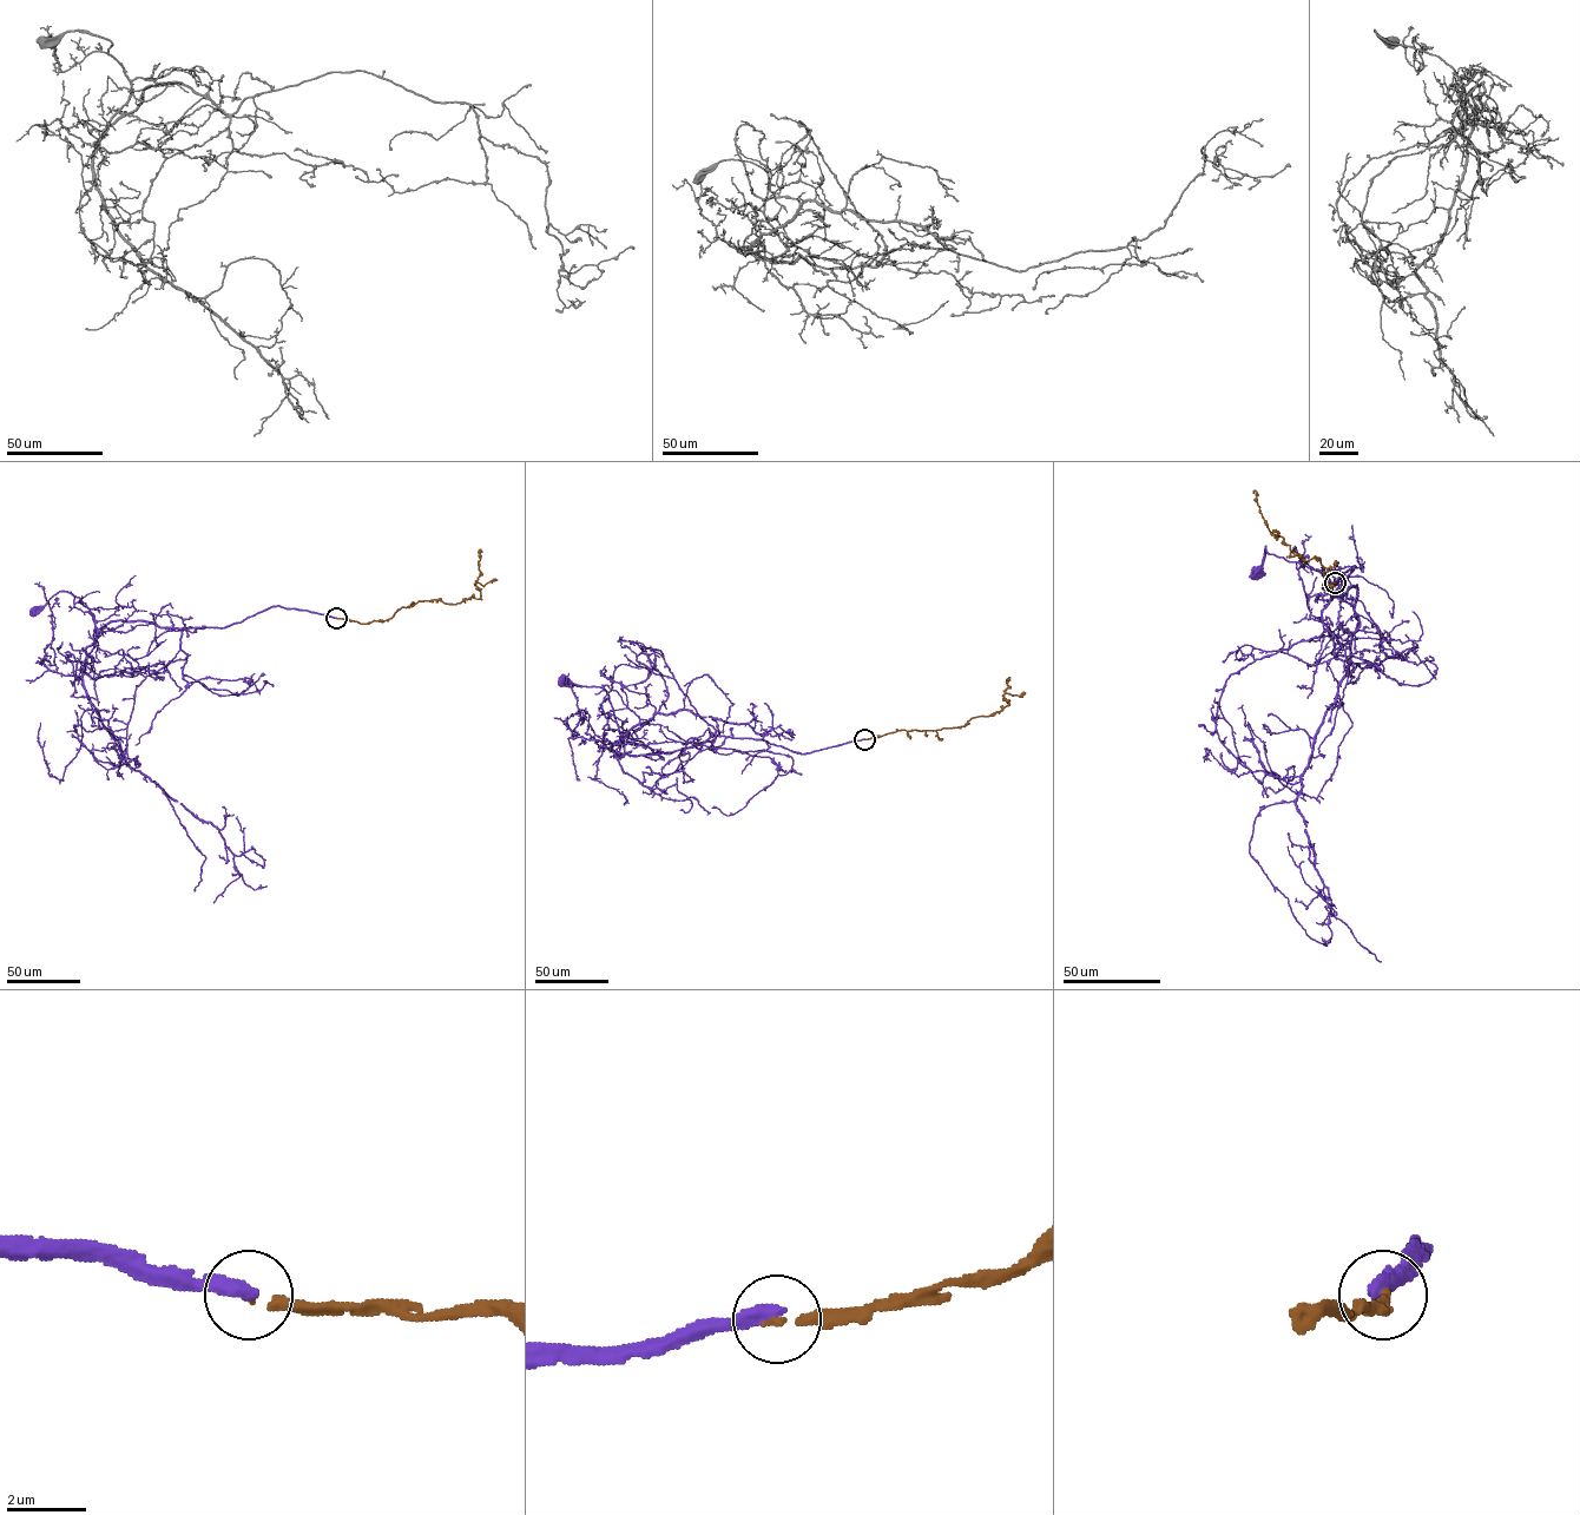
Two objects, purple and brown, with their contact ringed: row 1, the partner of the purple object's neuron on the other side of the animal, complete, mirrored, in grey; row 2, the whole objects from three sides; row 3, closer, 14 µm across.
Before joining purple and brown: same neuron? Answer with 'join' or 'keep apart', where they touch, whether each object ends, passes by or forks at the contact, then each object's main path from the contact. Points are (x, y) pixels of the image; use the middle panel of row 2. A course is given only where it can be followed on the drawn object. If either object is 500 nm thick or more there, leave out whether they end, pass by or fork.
keep apart; place (864, 739); purple ends; brown ends; course purple (864, 739), (800, 753), (752, 738), (710, 736), (671, 752), (629, 755), (606, 692), (561, 680); course brown (864, 739), (902, 730), (961, 728), (972, 718), (992, 715), (1009, 705), (1004, 700), (1009, 677)

